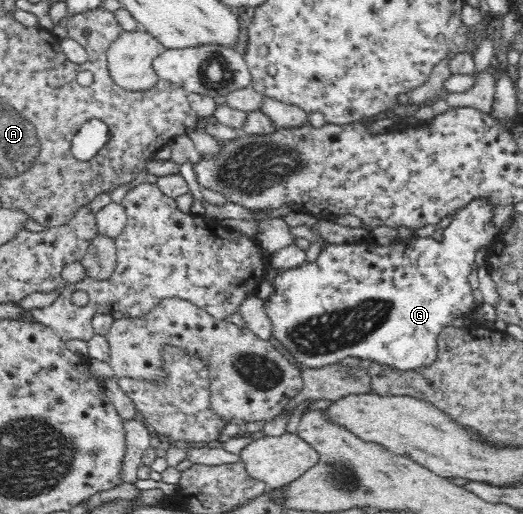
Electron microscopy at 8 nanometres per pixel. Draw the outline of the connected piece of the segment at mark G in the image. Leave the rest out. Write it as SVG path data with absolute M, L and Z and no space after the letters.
M474 198L443 229L441 241L431 237L410 237L384 246L370 237L352 244L328 242L320 249L316 261L306 261L296 269L282 270L282 273L269 266L265 280L272 280L275 290L266 300L265 308L273 323L273 337L306 368L324 367L348 356L372 359L401 371L428 367L436 361L441 330L454 325L462 316L476 313L483 304L474 299L468 279L475 266L477 251L489 246L500 235L499 227L490 225L492 210L488 202Z

